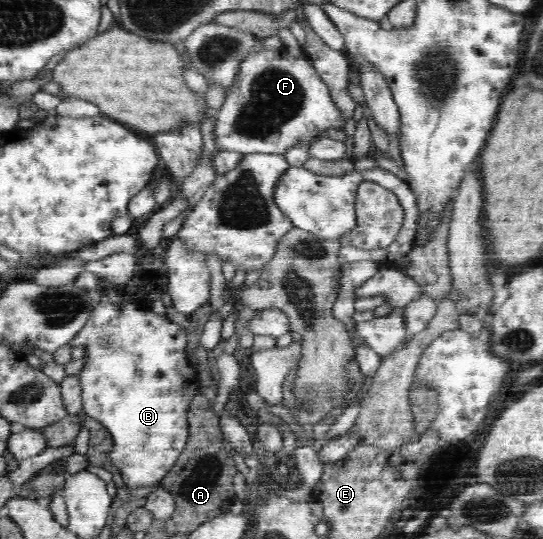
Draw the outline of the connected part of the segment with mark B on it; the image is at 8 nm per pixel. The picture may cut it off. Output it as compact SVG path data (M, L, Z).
M123 298L123 304L115 306L105 299L95 306L93 315L88 321L88 325L84 327L73 337L73 340L69 342L72 347L85 346L85 364L80 370L80 385L82 388L82 415L87 420L95 419L99 421L110 433L113 439L113 448L109 450L110 462L116 467L119 474L121 474L125 484L128 488L147 488L147 486L159 486L159 482L163 481L163 478L169 474L169 470L175 467L179 455L186 447L187 439L190 435L190 426L188 421L188 409L191 399L198 393L199 381L197 379L197 372L195 368L190 364L188 355L186 352L187 329L181 330L180 327L174 322L170 321L167 316L159 316L153 311L147 312L146 310L140 310L136 302L131 302Z

